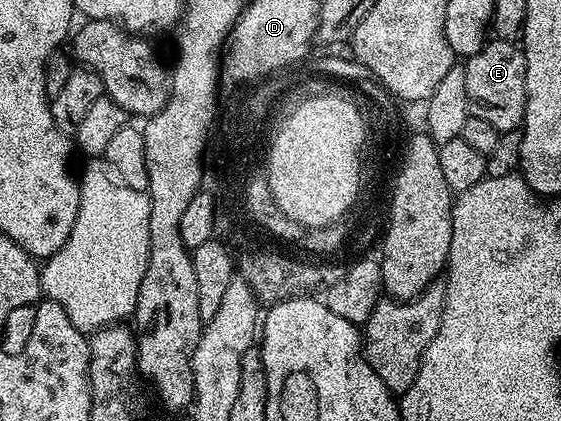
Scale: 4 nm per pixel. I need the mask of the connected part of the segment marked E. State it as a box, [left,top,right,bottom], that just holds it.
[463,39,527,134]

